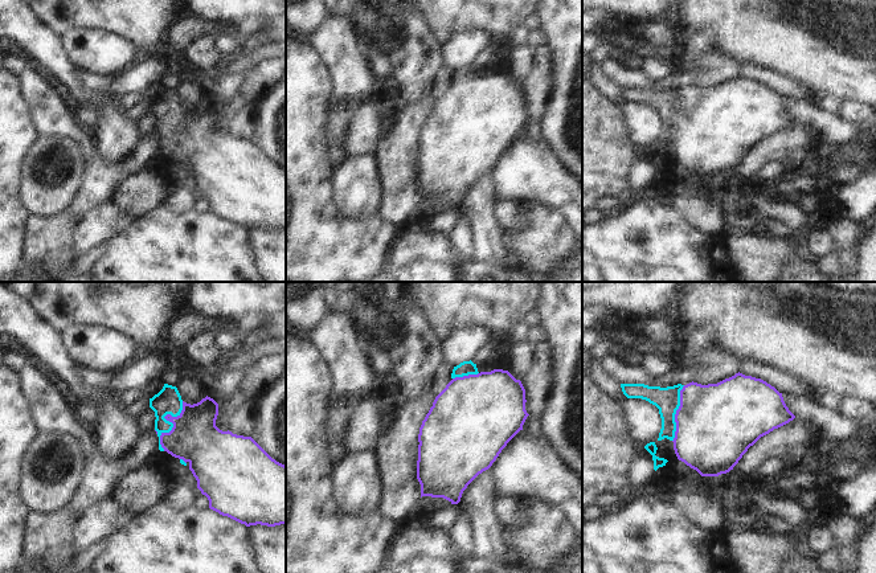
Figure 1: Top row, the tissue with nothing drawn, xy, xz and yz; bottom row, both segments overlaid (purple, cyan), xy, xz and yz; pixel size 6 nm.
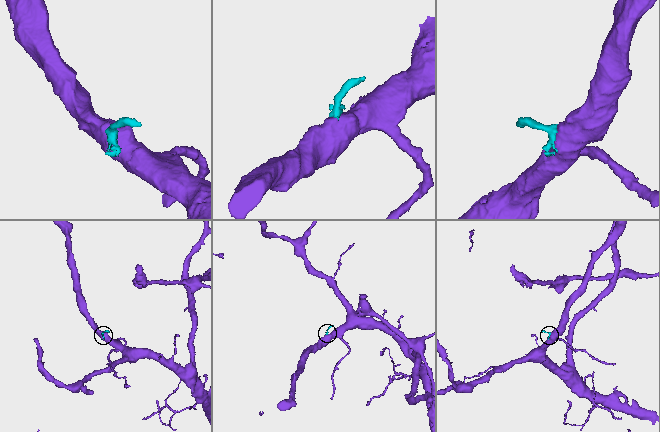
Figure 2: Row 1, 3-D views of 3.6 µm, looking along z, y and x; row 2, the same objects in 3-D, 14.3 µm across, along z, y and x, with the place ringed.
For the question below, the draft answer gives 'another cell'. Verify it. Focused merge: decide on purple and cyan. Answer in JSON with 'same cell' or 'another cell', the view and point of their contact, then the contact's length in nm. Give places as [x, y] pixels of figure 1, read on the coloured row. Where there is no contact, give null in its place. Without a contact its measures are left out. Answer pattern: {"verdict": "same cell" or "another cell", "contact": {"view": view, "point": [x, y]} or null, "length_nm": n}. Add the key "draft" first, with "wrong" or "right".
{"draft": "wrong", "verdict": "same cell", "contact": {"view": "xy", "point": [171, 421]}, "length_nm": 320}

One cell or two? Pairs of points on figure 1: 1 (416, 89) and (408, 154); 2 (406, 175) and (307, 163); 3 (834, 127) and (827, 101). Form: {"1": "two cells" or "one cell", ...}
{"1": "two cells", "2": "two cells", "3": "two cells"}

